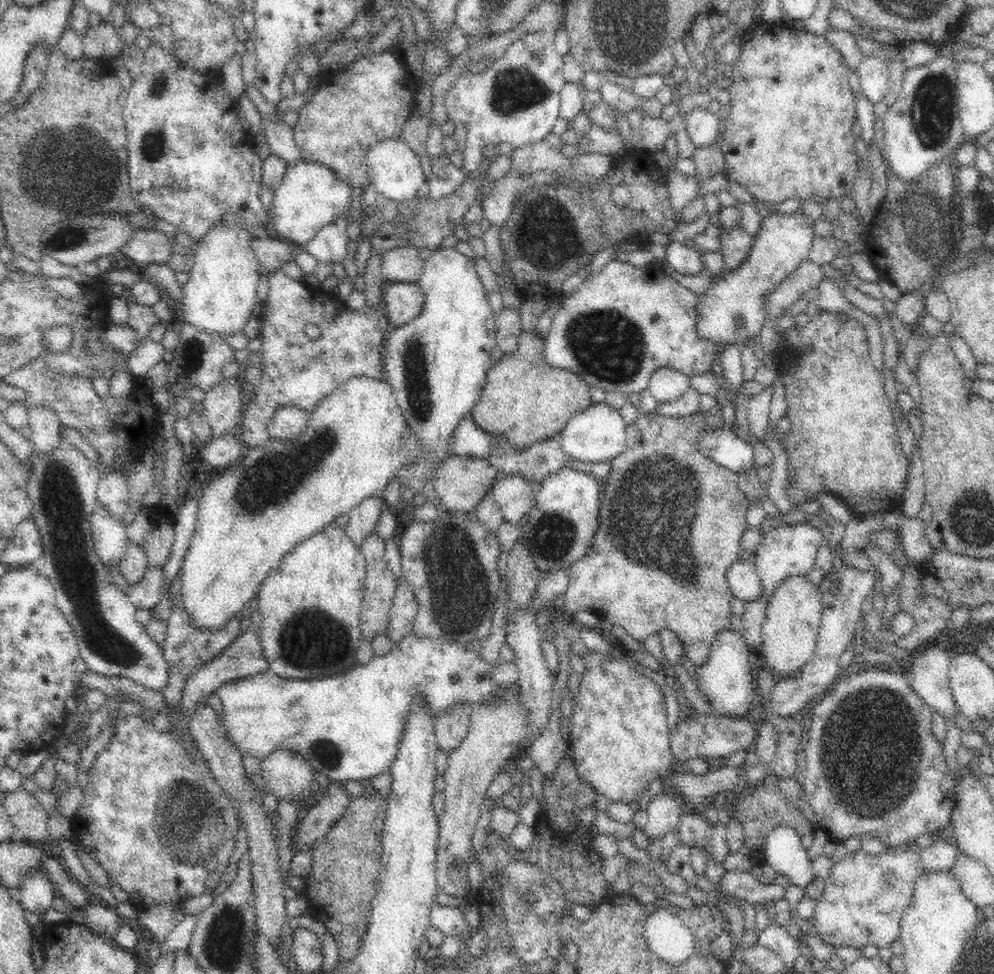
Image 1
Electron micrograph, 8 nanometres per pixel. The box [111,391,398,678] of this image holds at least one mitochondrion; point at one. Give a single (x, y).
(269, 479)

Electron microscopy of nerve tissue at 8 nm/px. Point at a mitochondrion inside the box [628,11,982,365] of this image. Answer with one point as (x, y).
(929, 217)

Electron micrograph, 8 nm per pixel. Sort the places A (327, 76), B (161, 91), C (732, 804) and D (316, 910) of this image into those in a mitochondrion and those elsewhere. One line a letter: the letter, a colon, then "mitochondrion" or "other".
A: other
B: mitochondrion
C: other
D: other

